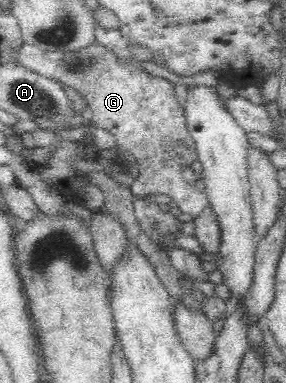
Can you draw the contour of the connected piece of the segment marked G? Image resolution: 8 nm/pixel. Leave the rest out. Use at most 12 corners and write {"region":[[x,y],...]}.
{"region":[[97,40],[25,44],[19,64],[85,98],[135,154],[133,195],[211,205],[183,170],[195,139],[171,80]]}

